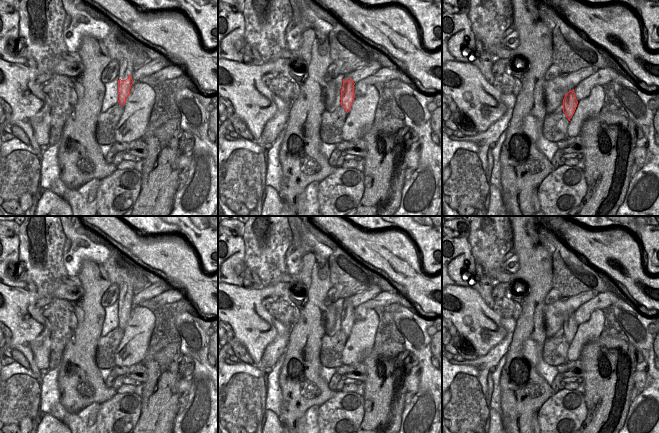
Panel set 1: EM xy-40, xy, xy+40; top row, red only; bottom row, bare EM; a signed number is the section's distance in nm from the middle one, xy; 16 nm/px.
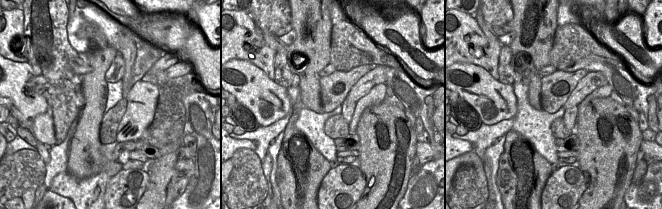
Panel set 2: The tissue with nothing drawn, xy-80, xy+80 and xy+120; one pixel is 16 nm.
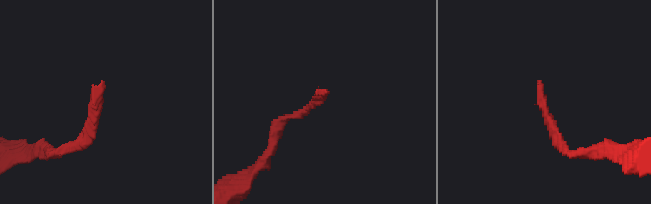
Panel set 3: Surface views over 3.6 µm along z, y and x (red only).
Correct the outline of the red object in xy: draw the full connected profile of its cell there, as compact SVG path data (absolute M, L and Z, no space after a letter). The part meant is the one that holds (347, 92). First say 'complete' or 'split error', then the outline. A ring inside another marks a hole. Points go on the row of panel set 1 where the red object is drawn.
complete; M352 78L350 80L343 79L343 86L341 89L341 106L348 113L355 98L354 85Z

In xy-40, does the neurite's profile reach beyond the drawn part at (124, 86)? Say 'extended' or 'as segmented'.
as segmented

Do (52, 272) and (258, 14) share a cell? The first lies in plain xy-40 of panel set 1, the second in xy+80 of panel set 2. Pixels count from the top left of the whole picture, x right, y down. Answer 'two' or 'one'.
one

